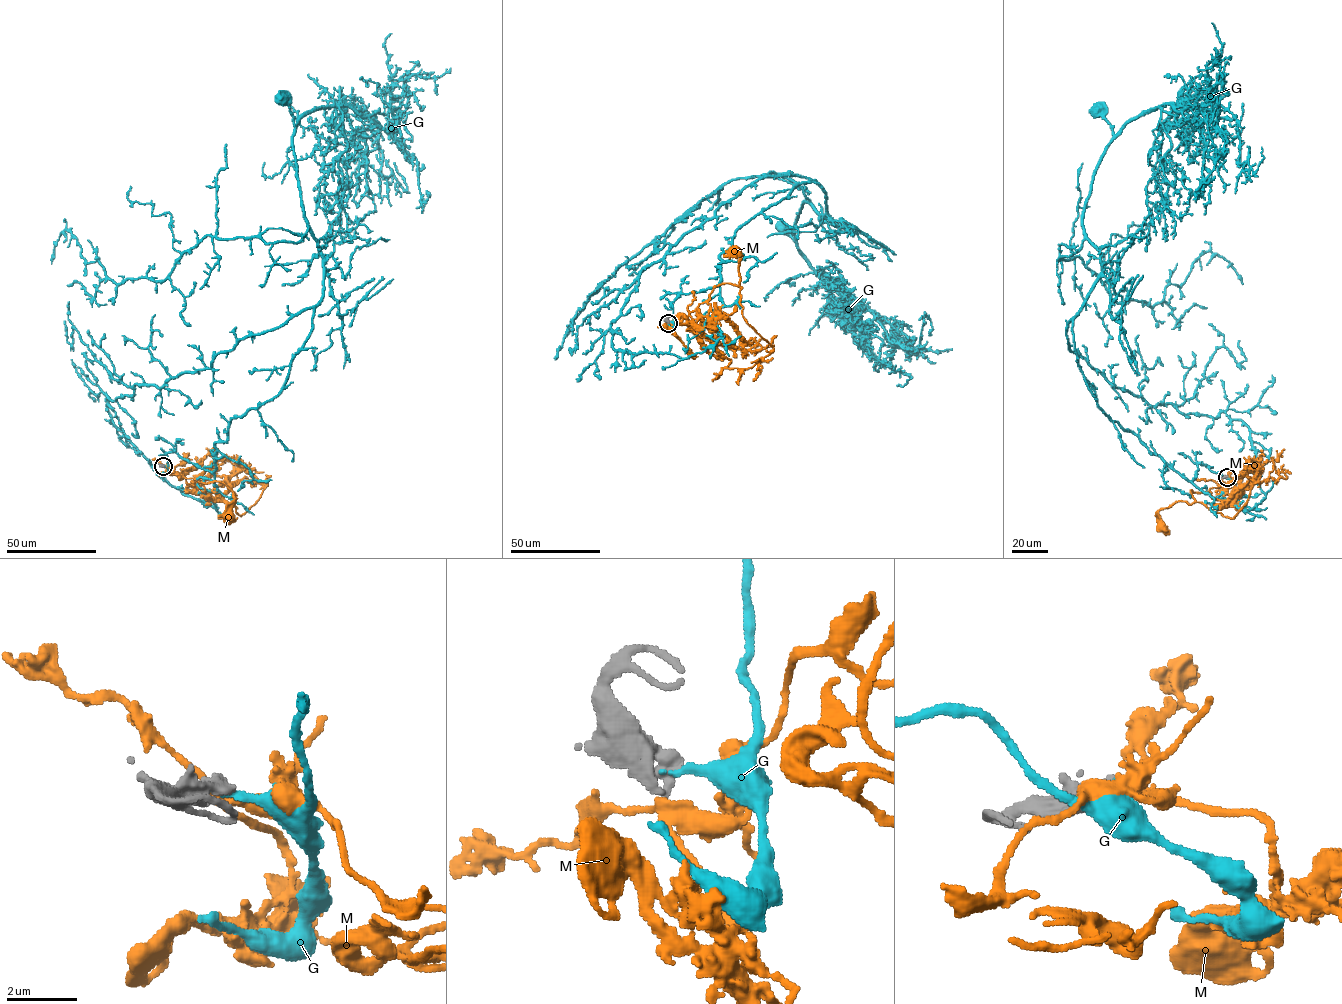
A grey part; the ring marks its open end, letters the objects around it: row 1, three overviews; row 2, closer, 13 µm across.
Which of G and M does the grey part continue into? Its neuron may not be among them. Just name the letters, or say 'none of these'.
M

